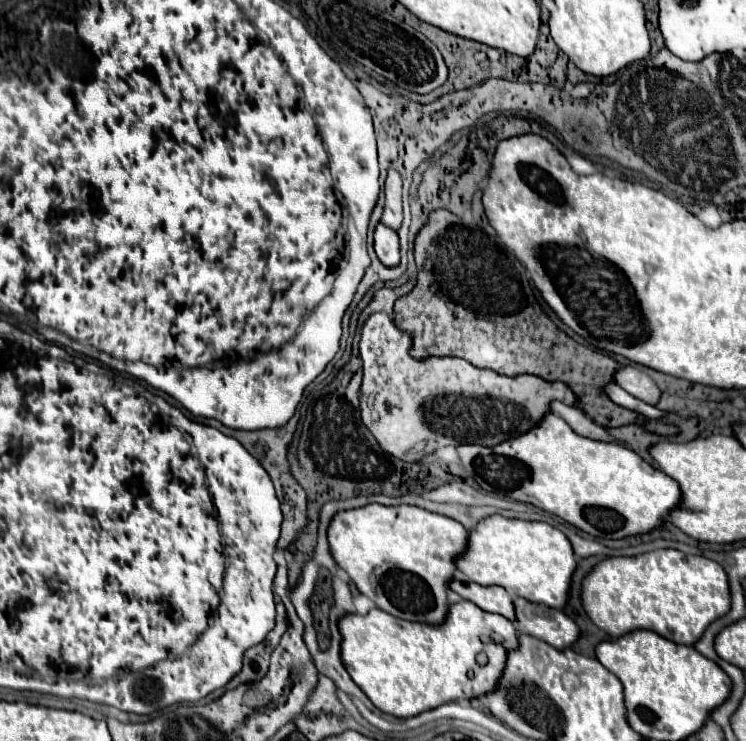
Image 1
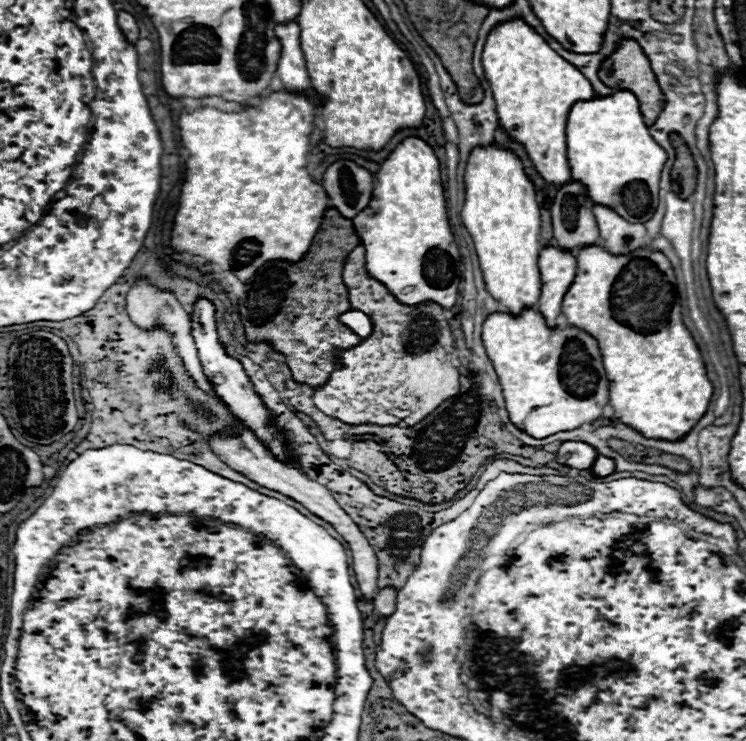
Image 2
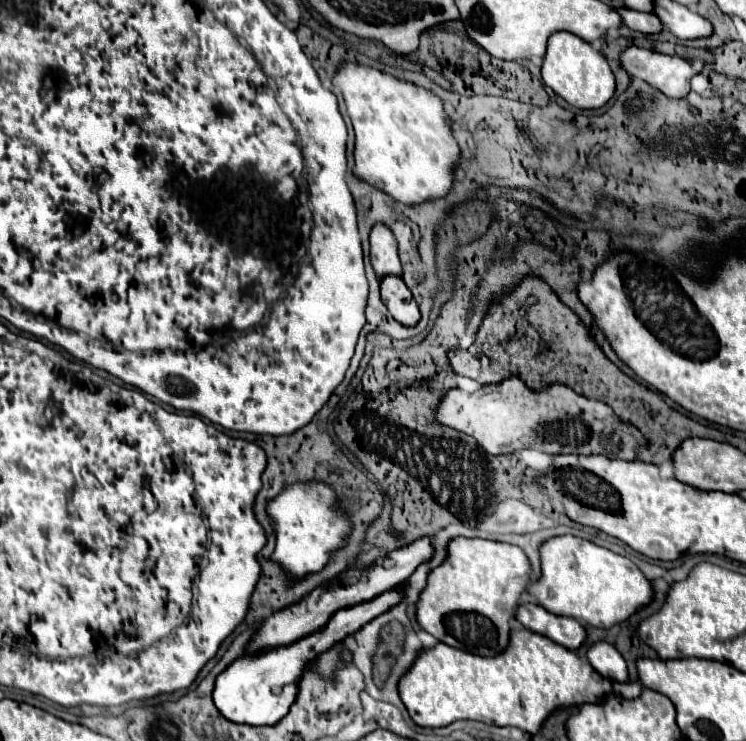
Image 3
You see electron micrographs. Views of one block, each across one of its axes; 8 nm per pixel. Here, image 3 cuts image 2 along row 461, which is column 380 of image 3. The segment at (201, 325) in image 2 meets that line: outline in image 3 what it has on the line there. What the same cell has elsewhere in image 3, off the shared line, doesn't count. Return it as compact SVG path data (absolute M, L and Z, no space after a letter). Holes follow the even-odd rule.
M384 276L380 280L380 290L384 306L400 324L414 326L420 320L418 304L400 276Z

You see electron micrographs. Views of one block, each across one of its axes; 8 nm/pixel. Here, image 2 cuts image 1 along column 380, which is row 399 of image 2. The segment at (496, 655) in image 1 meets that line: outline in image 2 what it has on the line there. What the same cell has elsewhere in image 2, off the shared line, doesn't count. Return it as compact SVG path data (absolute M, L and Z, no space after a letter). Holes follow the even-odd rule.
M586 246L586 248L580 248L576 252L576 262L578 262L578 268L576 268L576 278L572 282L572 286L568 288L566 296L564 296L564 302L562 302L562 312L568 320L570 326L576 326L588 334L592 334L596 340L598 340L598 346L600 346L600 352L602 352L602 362L604 362L604 368L606 368L606 376L608 376L608 382L610 382L610 406L614 408L614 416L622 422L622 424L628 424L632 426L634 430L638 430L644 438L660 438L660 440L682 440L692 428L694 424L706 414L708 410L708 404L712 400L712 394L714 394L714 388L706 376L706 368L704 368L704 362L702 362L702 356L700 356L700 350L694 342L694 338L690 336L690 332L686 330L686 326L682 324L682 314L680 314L680 296L678 296L678 290L676 290L676 276L674 276L674 270L668 262L668 258L662 254L662 252L654 252L654 250L640 250L632 256L614 256L610 252L606 252L604 248L600 246Z

